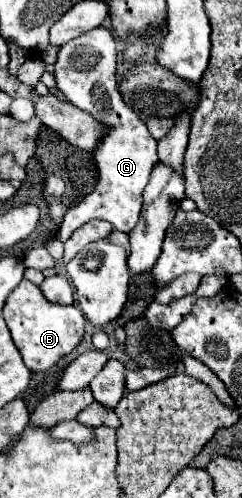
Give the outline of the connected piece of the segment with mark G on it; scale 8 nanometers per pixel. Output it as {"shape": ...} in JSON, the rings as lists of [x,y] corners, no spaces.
{"shape":[[[107,28],[91,30],[59,48],[53,72],[59,92],[65,94],[67,102],[89,112],[97,122],[101,122],[107,128],[107,132],[101,136],[99,144],[93,150],[99,182],[89,196],[85,196],[77,206],[73,206],[65,214],[57,234],[61,242],[65,242],[77,228],[87,224],[89,220],[107,220],[113,224],[113,228],[121,232],[131,232],[141,214],[143,190],[149,182],[149,174],[153,166],[159,162],[157,140],[147,132],[143,120],[121,102],[115,78],[115,62],[117,42],[113,32]]]}

